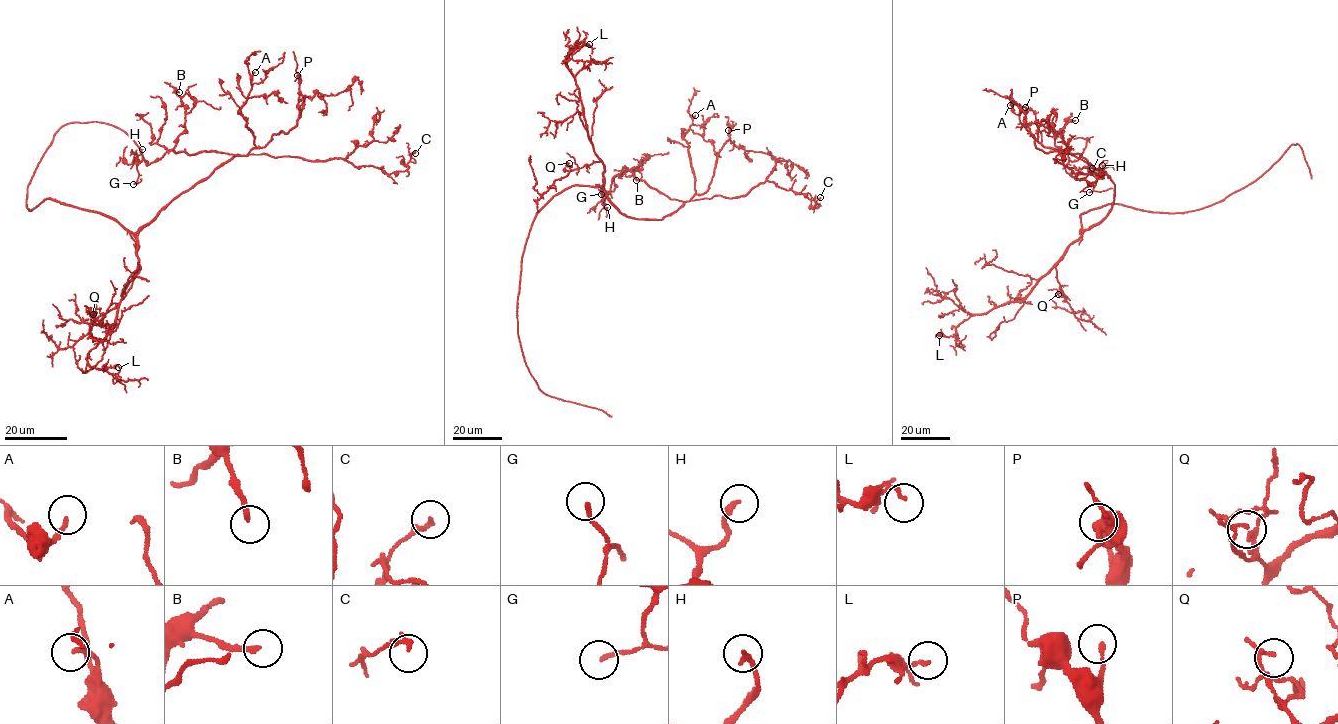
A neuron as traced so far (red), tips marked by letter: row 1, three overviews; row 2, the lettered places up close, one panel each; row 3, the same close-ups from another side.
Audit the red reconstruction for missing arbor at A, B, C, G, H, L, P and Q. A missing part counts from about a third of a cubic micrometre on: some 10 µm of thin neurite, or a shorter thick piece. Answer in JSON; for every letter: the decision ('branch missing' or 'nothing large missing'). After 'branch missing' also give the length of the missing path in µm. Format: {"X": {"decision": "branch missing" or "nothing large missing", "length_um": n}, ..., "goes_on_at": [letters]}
{"A": {"decision": "nothing large missing"}, "B": {"decision": "nothing large missing"}, "C": {"decision": "nothing large missing"}, "G": {"decision": "nothing large missing"}, "H": {"decision": "nothing large missing"}, "L": {"decision": "nothing large missing"}, "P": {"decision": "nothing large missing"}, "Q": {"decision": "nothing large missing"}, "goes_on_at": []}

